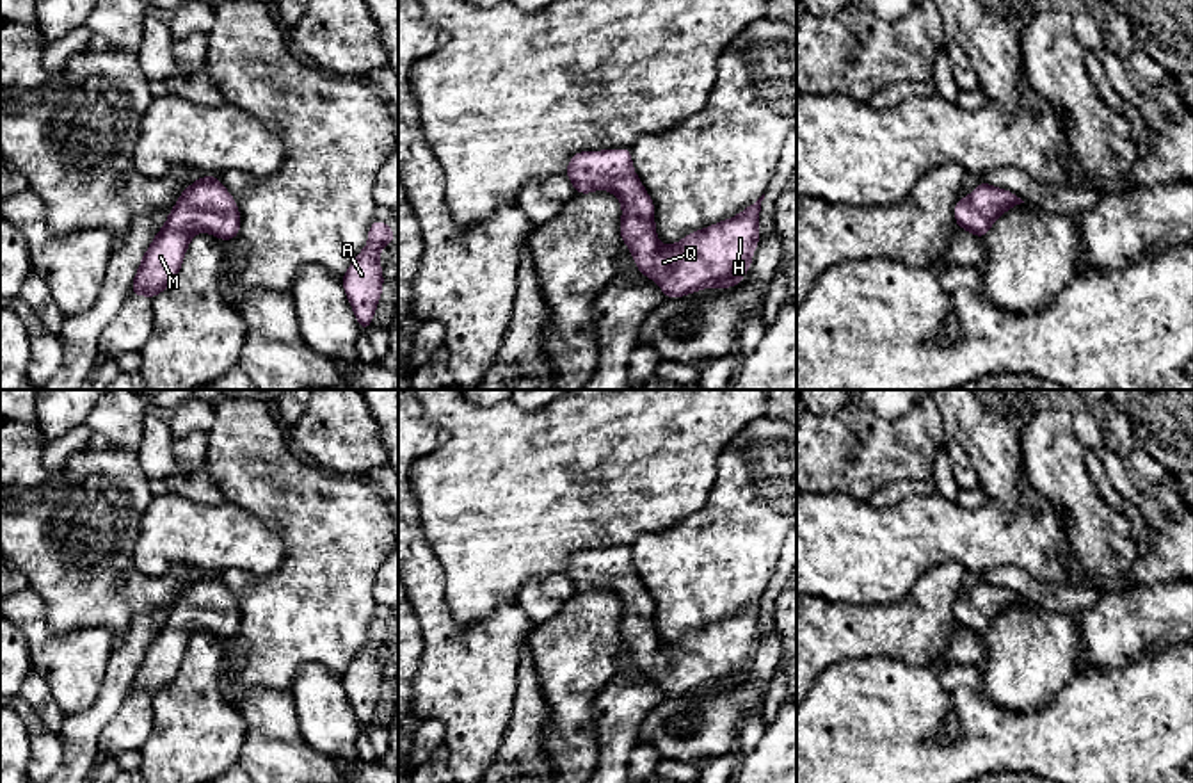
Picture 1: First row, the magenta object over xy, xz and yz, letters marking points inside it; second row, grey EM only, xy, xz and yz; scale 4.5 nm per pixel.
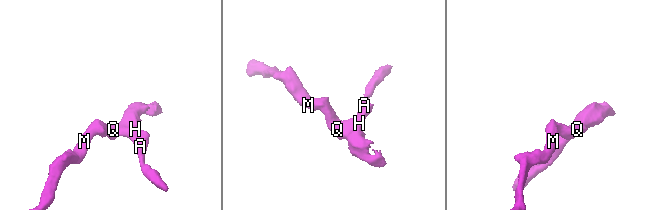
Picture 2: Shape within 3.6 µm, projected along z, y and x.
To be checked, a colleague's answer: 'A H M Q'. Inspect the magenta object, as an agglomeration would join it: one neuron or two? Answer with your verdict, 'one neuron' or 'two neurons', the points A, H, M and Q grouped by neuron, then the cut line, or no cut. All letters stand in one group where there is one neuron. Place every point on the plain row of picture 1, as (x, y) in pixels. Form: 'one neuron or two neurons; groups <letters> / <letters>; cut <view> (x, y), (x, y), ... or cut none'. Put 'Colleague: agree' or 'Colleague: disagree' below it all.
one neuron; groups A H M Q; cut none
Colleague: agree

